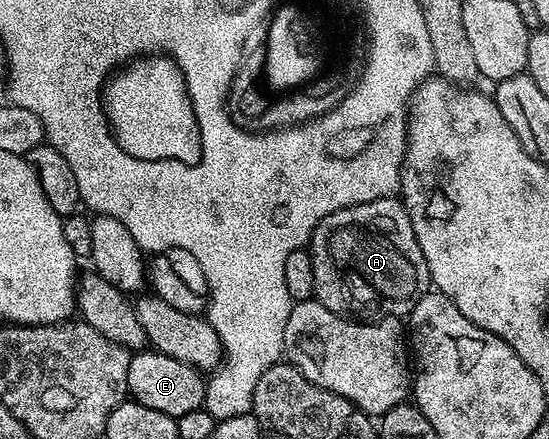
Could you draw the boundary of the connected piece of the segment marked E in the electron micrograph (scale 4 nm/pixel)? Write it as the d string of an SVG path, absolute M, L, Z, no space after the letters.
M152 349L136 352L130 358L127 369L127 385L132 402L147 405L147 409L155 409L159 413L167 413L167 417L175 420L183 417L183 413L204 408L206 382L206 376L191 365L183 365L183 361L175 361L175 357L167 357Z

